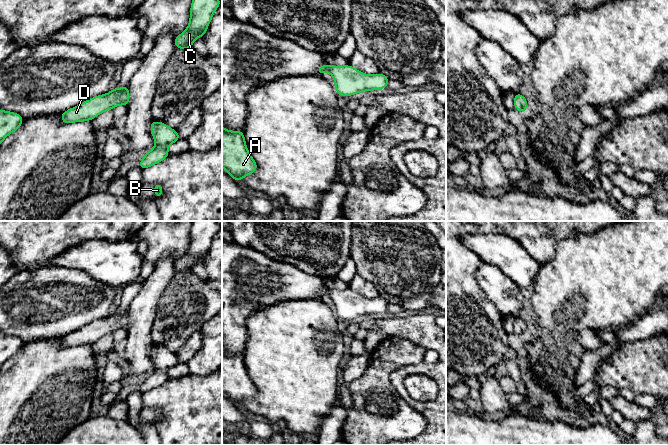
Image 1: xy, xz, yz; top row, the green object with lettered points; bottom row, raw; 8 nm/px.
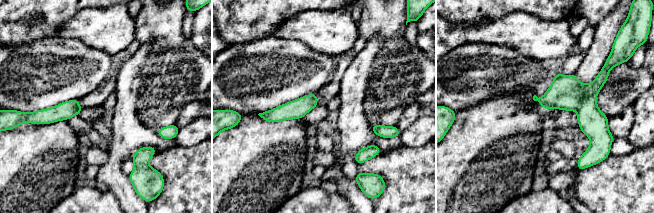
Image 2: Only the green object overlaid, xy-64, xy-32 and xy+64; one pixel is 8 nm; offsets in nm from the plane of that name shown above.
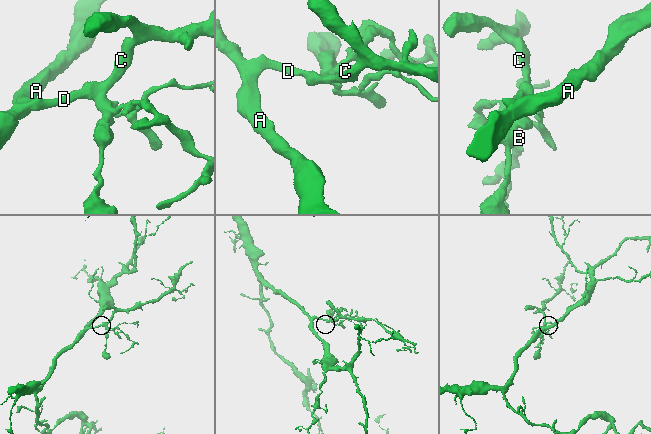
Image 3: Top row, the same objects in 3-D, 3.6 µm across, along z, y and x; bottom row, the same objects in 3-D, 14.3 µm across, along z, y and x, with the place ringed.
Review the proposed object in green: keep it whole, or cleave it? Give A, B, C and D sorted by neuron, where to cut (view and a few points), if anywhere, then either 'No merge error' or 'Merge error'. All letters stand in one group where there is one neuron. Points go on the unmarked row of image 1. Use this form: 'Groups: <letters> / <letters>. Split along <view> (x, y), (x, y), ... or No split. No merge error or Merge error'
Groups: A B C D. No split. No merge error

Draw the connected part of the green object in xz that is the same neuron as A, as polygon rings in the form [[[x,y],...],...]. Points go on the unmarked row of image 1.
[[[222,349],[222,392],[238,407],[256,396],[258,390],[247,373],[244,355],[227,355]]]

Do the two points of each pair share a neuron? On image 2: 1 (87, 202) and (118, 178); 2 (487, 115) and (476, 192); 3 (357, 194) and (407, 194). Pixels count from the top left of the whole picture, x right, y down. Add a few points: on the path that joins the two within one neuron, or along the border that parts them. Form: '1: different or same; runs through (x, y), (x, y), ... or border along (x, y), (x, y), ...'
1: different; border along (108, 189), (119, 202)
2: same; runs through (487, 134), (487, 147), (476, 159), (476, 173)
3: different; border along (371, 200), (372, 202)

